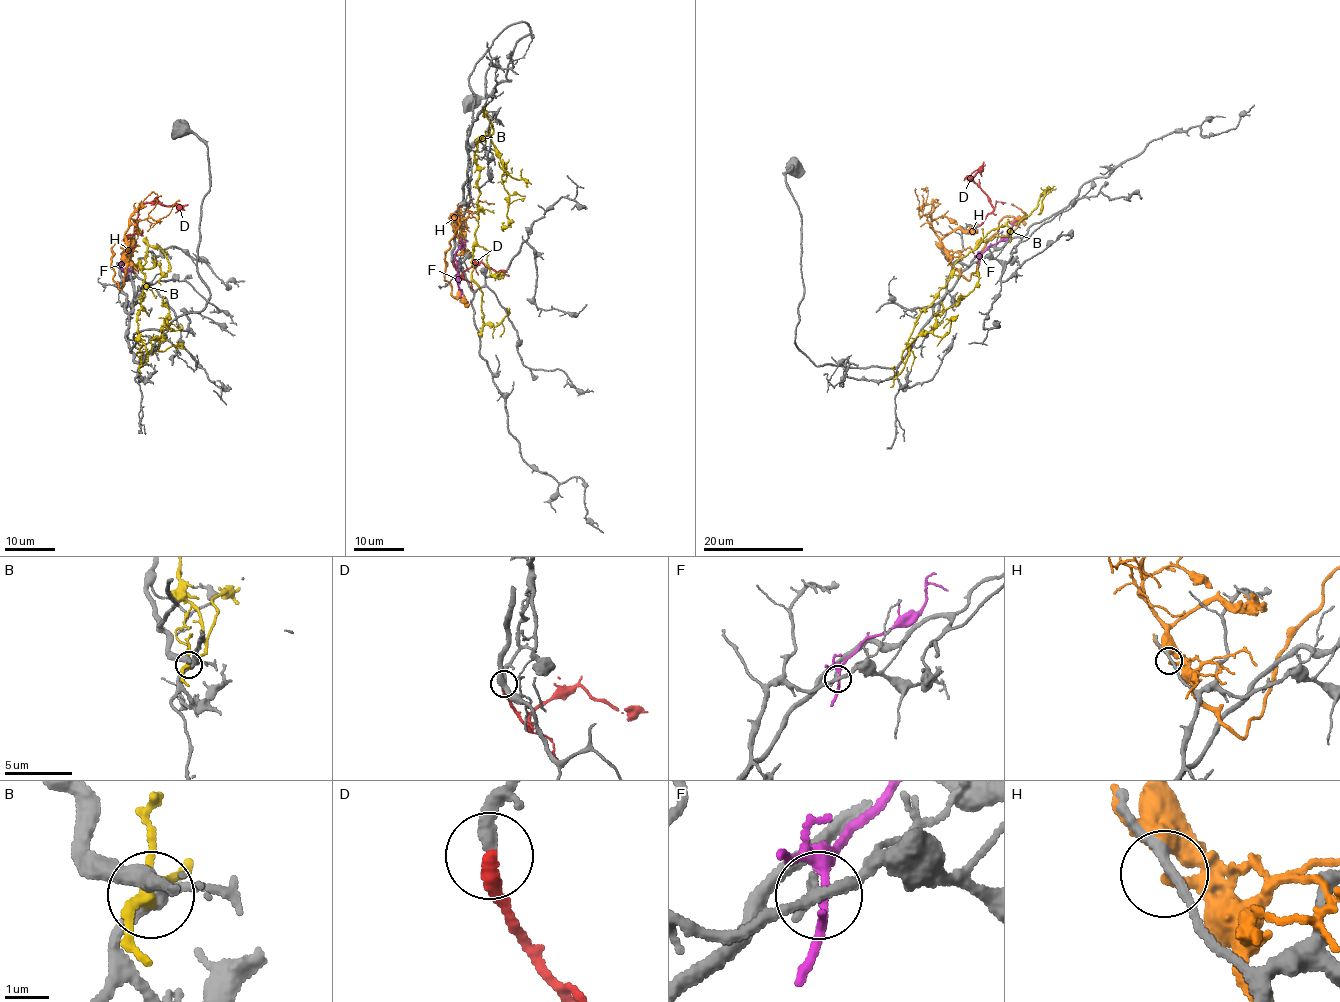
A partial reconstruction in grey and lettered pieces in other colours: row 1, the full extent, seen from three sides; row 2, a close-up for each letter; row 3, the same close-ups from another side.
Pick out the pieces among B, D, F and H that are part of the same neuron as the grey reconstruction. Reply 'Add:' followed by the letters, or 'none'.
Add: D

